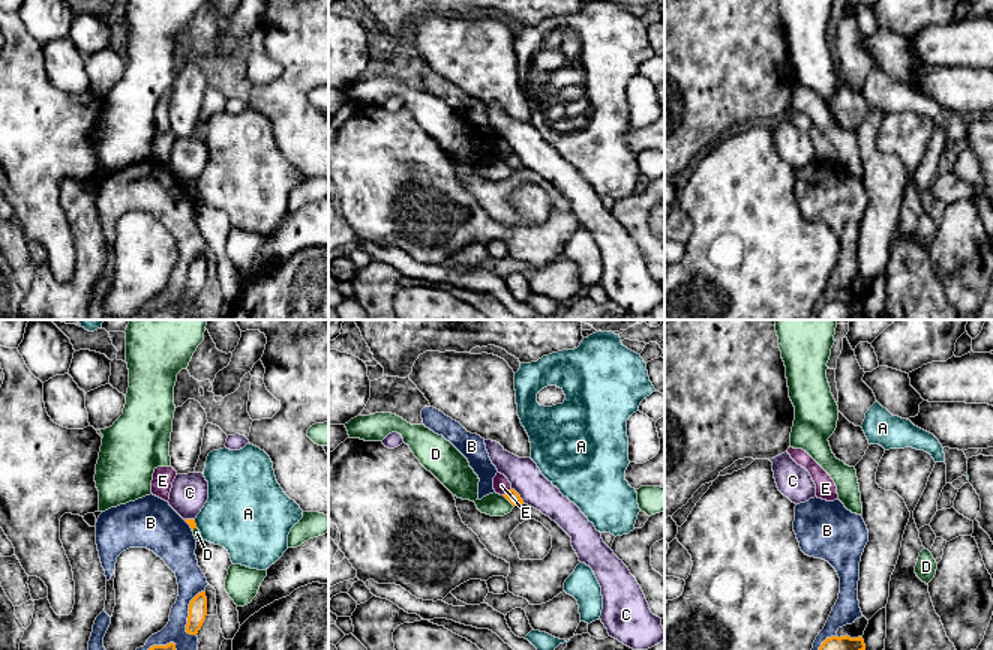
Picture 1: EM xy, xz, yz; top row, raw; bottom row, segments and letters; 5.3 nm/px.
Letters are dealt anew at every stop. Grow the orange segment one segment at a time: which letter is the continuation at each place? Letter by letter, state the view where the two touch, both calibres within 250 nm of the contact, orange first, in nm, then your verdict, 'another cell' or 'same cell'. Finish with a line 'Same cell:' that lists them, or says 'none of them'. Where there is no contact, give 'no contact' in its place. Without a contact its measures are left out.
A: meets orange in xy; 40 nm thick on the orange side, 380 nm on the other; another cell
B: meets orange in xy; 100 nm thick on the orange side, 150 nm on the other; another cell
C: meets orange in xz; 70 nm thick on the orange side, 170 nm on the other; another cell
D: meets orange in xz; 70 nm thick on the orange side, 140 nm on the other; another cell
E: meets orange in xz; 70 nm thick on the orange side, 90 nm on the other; another cell
Same cell: none of them

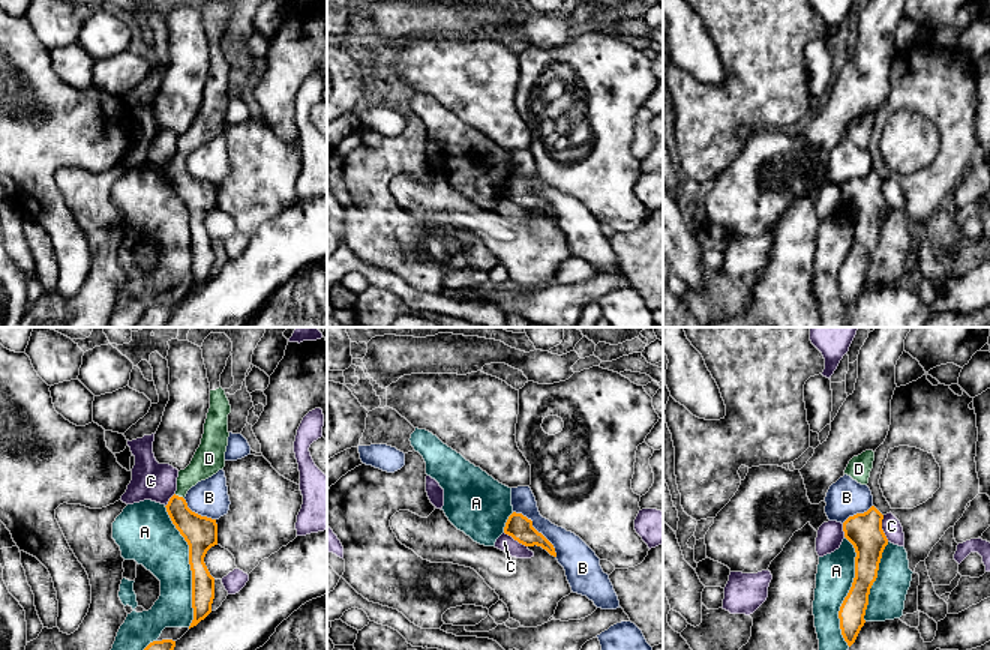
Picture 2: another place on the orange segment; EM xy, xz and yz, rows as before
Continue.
A: meets orange in xy; 180 nm thick on the orange side, 280 nm on the other; another cell
B: meets orange in xz; 140 nm thick on the orange side, 180 nm on the other; another cell
C: meets orange in yz; 190 nm thick on the orange side, 100 nm on the other; another cell
D: meets orange in xy; 180 nm thick on the orange side, 160 nm on the other; same cell
Same cell: D

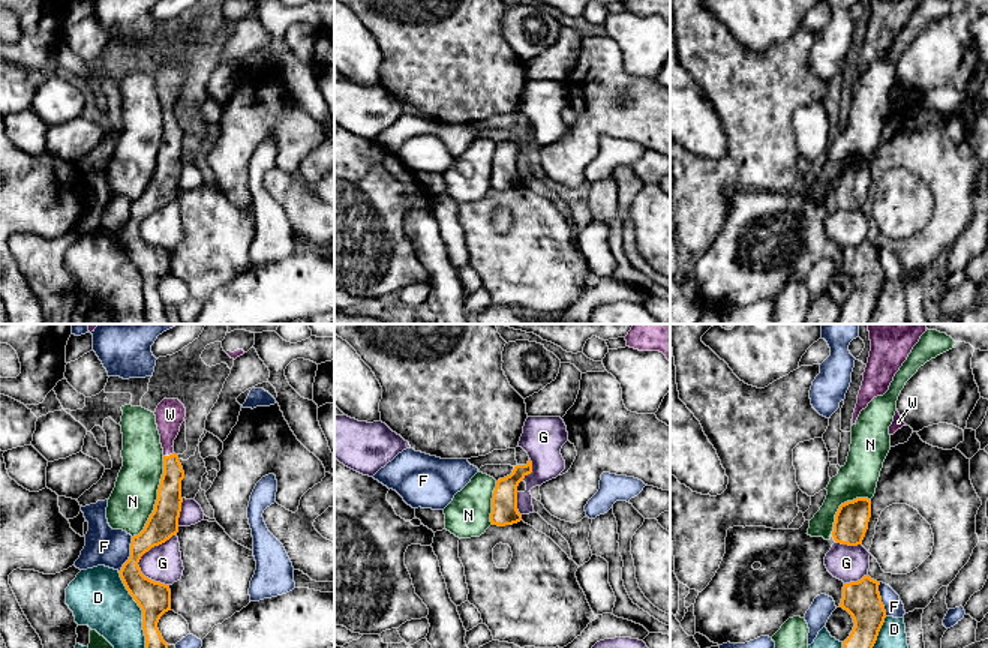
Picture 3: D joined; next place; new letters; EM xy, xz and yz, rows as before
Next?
D: meets orange in xy; 180 nm thick on the orange side, 300 nm on the other; another cell
F: meets orange in xy; 160 nm thick on the orange side, 200 nm on the other; another cell
G: meets orange in xy; 170 nm thick on the orange side, 200 nm on the other; another cell
N: meets orange in xy; 160 nm thick on the orange side, 240 nm on the other; another cell
W: meets orange in xy; 130 nm thick on the orange side, 160 nm on the other; same cell
Same cell: W

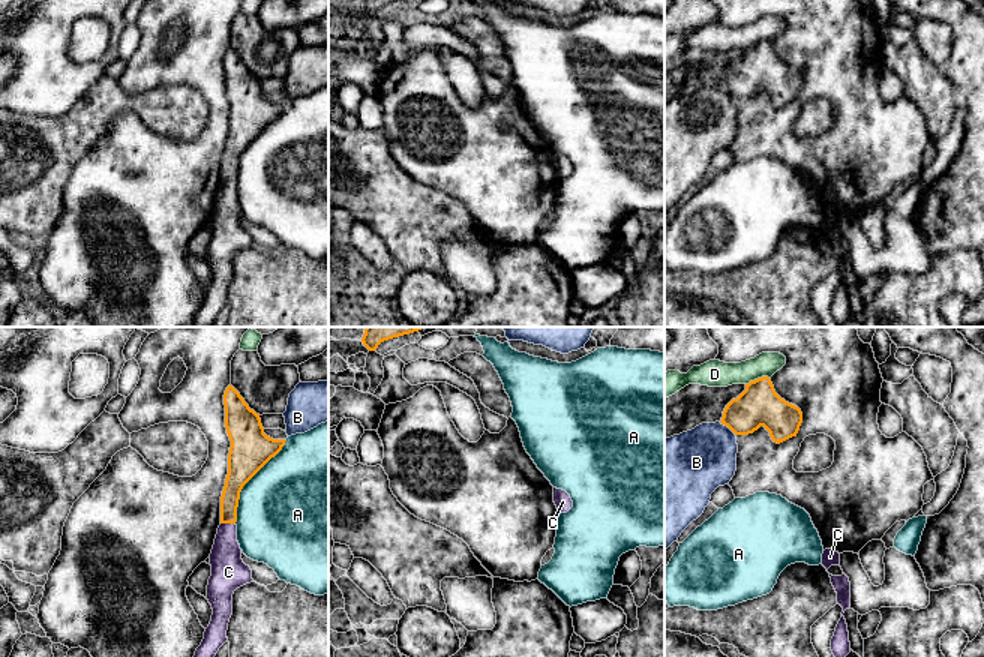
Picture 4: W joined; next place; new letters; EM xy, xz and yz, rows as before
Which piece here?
A: meets orange in xy; 220 nm thick on the orange side, 500 nm on the other; another cell
B: meets orange in yz; 220 nm thick on the orange side, 340 nm on the other; another cell
C: meets orange in xy; 110 nm thick on the orange side, 180 nm on the other; same cell
D: meets orange in yz; 220 nm thick on the orange side, 140 nm on the other; another cell
Same cell: C

